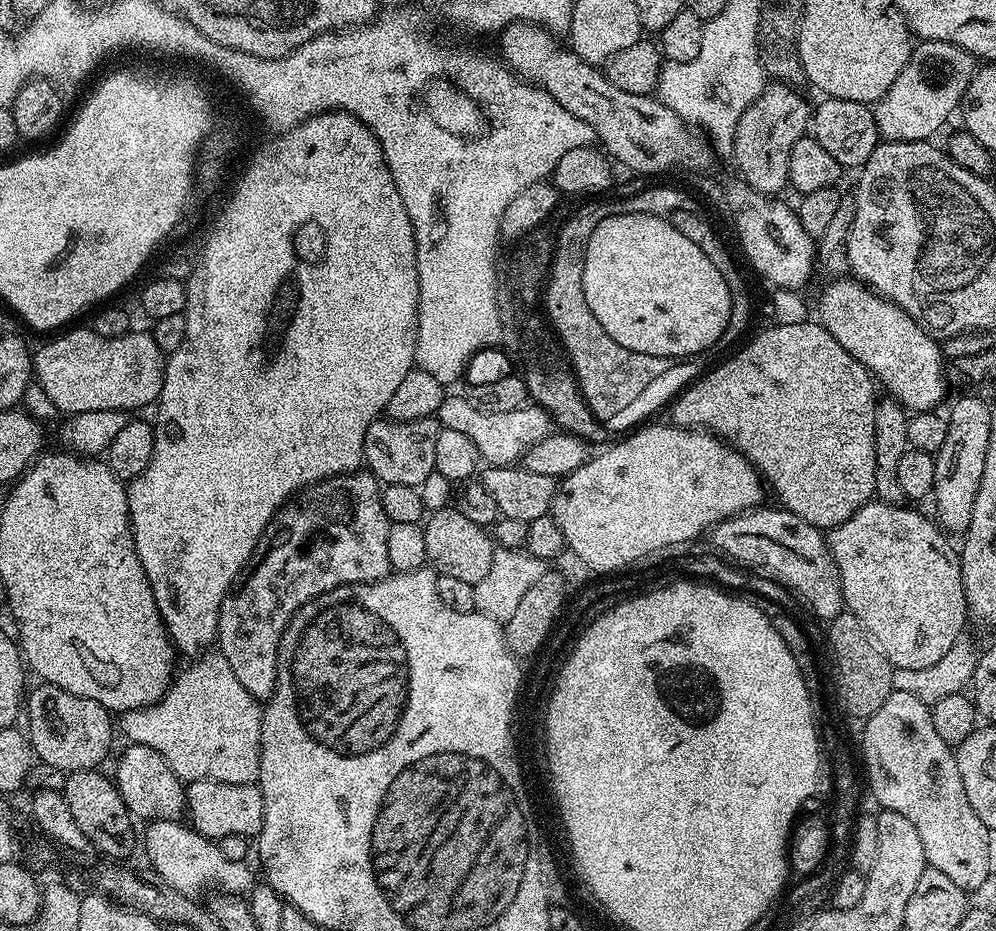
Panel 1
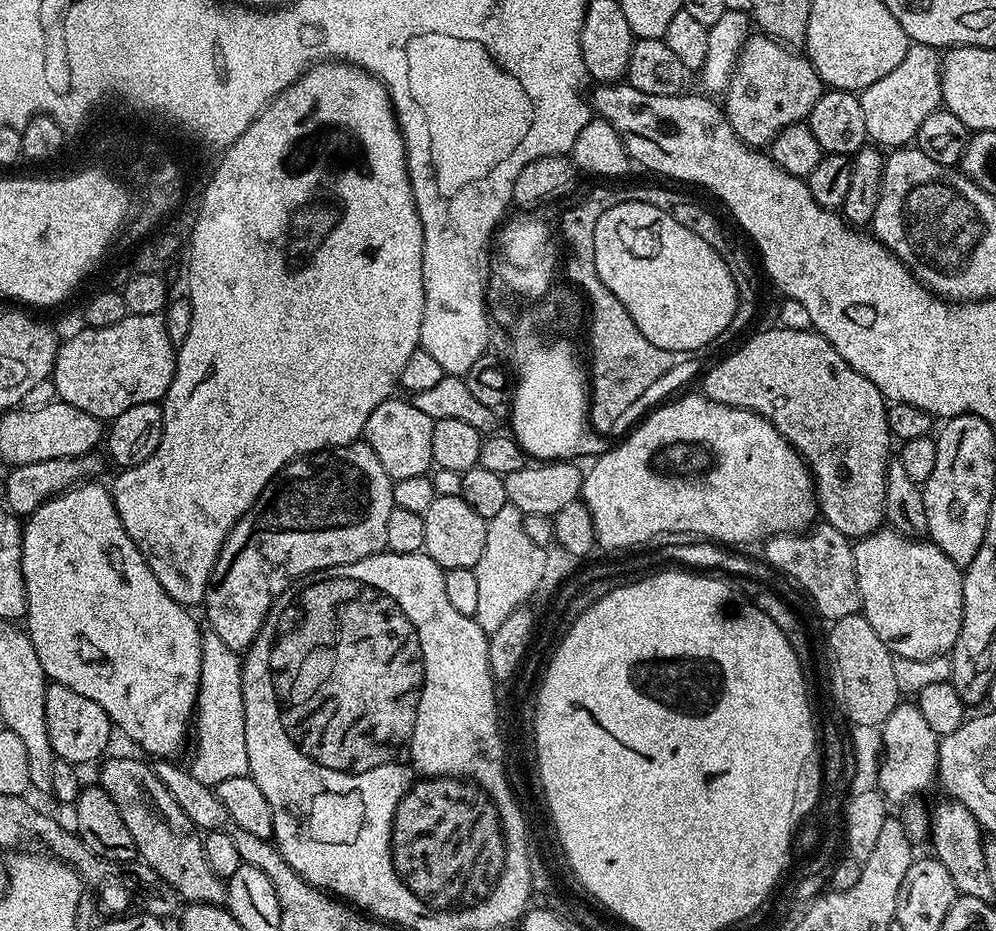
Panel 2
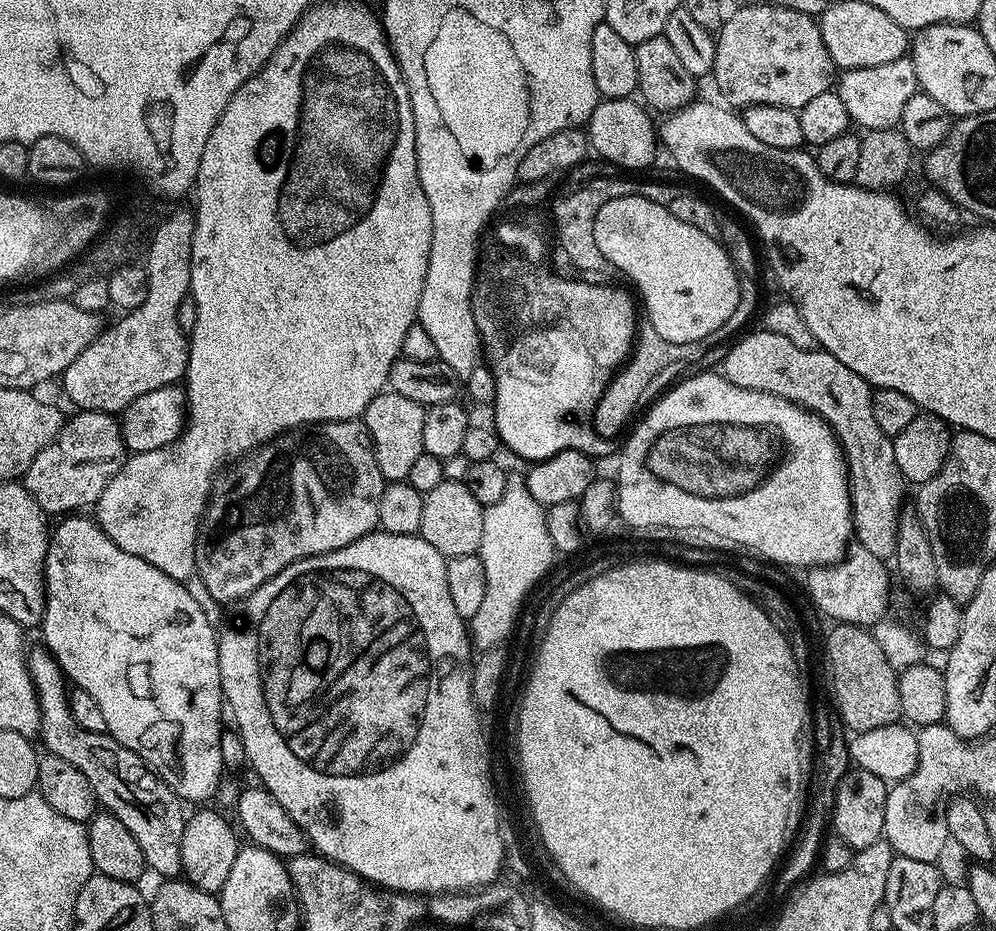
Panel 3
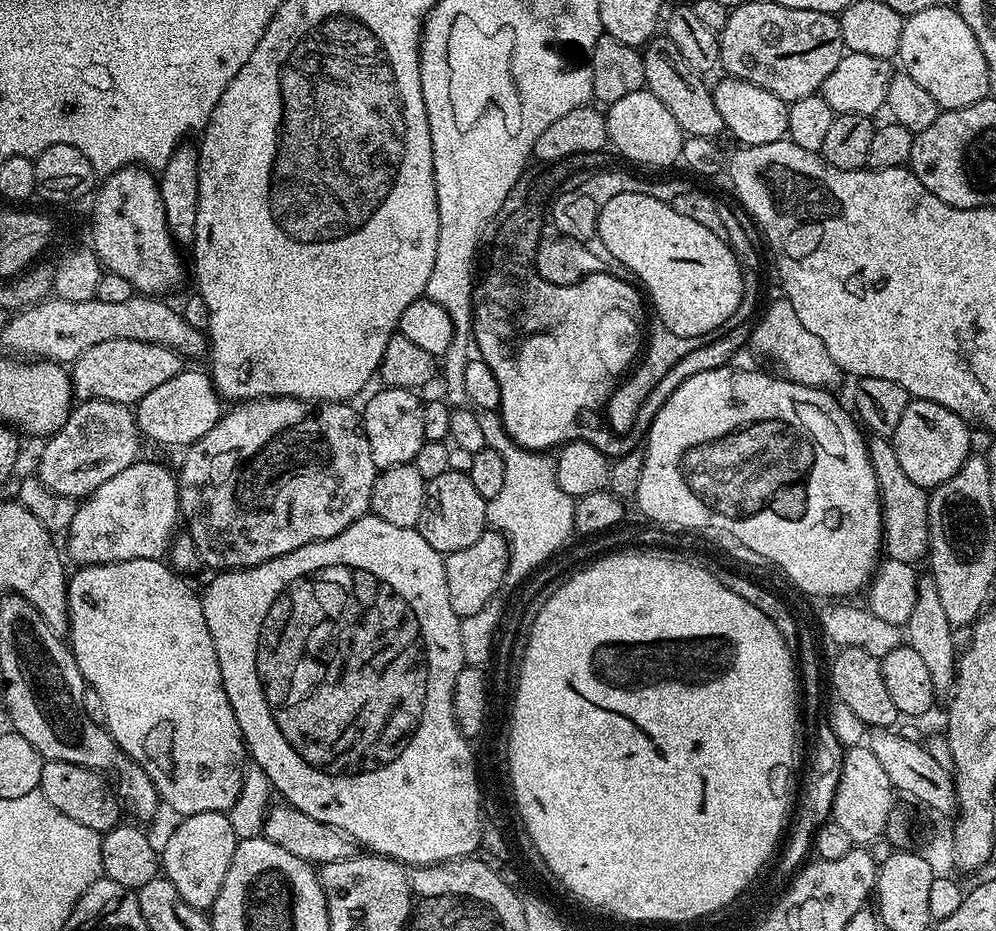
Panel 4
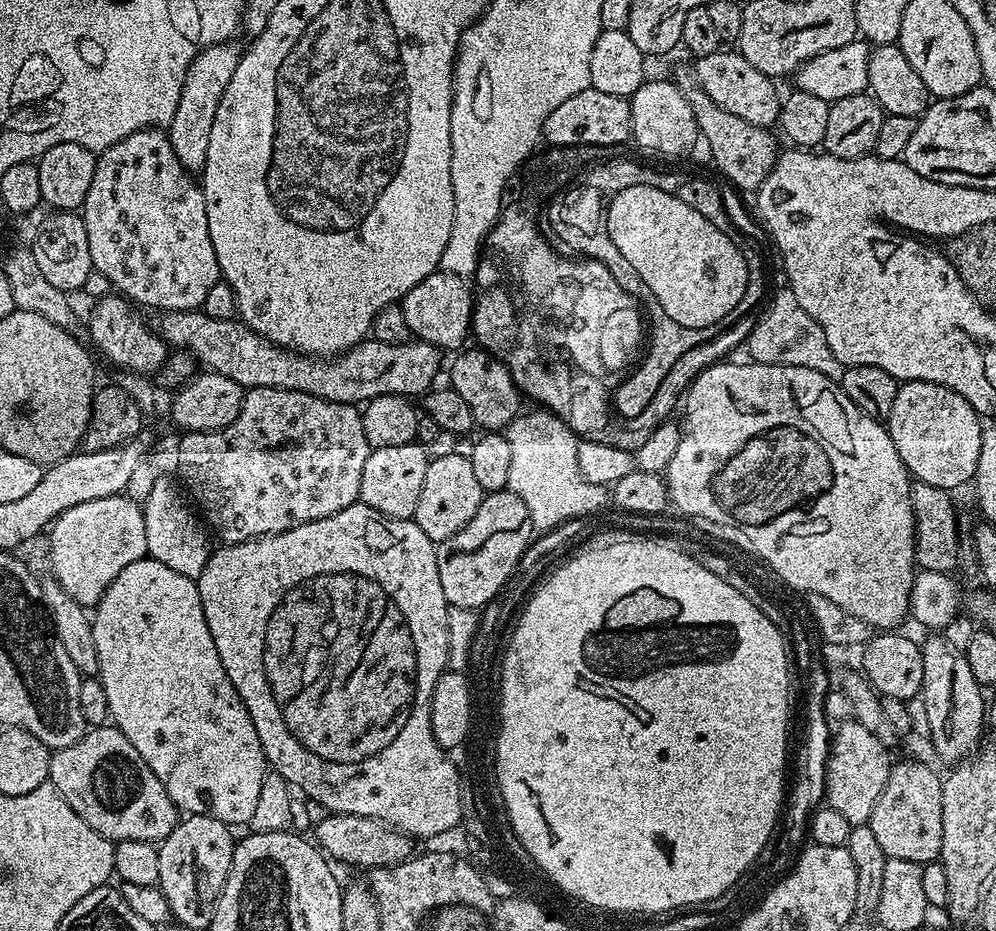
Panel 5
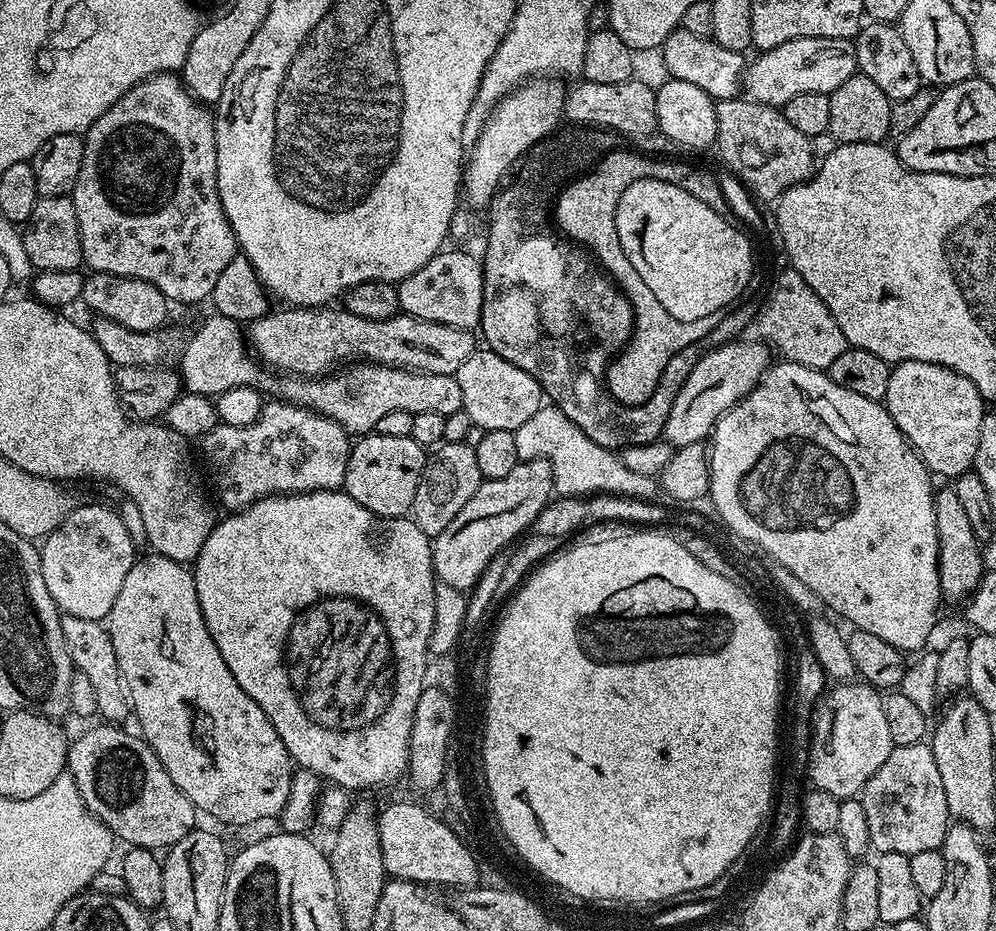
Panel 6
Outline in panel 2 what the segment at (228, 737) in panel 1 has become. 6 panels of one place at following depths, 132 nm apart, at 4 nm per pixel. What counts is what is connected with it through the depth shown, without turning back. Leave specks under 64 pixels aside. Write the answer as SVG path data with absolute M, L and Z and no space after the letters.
M210 630L202 636L202 668L200 692L194 711L194 738L196 749L192 752L190 771L198 782L215 786L226 778L248 775L246 758L246 714L242 706L242 660L218 634Z

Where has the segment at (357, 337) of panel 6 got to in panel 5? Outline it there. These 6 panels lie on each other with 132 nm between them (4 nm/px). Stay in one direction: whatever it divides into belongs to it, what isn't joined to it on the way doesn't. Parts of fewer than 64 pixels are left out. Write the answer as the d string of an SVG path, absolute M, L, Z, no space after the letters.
M202 310L164 312L161 317L158 331L165 344L185 350L205 369L234 378L245 390L285 388L330 402L360 406L379 396L423 397L437 383L436 375L440 372L441 349L415 338L405 344L366 338L346 352L331 358L317 358L270 343L236 318L219 320L208 317Z

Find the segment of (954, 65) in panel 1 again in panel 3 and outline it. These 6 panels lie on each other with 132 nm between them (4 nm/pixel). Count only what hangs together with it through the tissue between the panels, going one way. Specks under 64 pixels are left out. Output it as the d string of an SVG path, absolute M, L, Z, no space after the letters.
M908 54L902 58L894 58L894 62L885 62L883 66L850 68L841 71L838 76L838 91L846 106L848 119L855 127L857 124L860 130L896 128L906 102L914 98L917 90L914 62Z

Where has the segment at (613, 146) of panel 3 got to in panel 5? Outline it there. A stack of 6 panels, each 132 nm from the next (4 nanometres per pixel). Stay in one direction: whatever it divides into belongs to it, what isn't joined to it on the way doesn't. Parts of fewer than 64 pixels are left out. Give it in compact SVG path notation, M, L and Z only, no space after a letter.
M645 79L642 86L630 97L630 122L632 123L632 140L648 152L657 152L660 156L680 156L698 144L696 115L686 102L684 91L671 79Z

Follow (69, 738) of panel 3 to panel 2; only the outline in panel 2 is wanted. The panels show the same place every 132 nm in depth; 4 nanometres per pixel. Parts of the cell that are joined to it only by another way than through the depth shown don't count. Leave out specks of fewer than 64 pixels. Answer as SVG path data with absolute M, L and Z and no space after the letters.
M107 760L99 765L101 766L99 787L104 788L106 794L110 794L110 798L114 798L122 814L122 822L126 822L126 830L130 830L130 838L134 838L136 843L136 855L141 861L144 859L145 869L165 880L176 891L181 901L223 905L228 899L227 883L216 876L214 870L210 870L210 862L206 862L206 850L201 837L194 834L190 818L186 818L178 802L174 802L174 794L166 790L166 786L158 778L155 767L151 763L143 764L140 760Z

